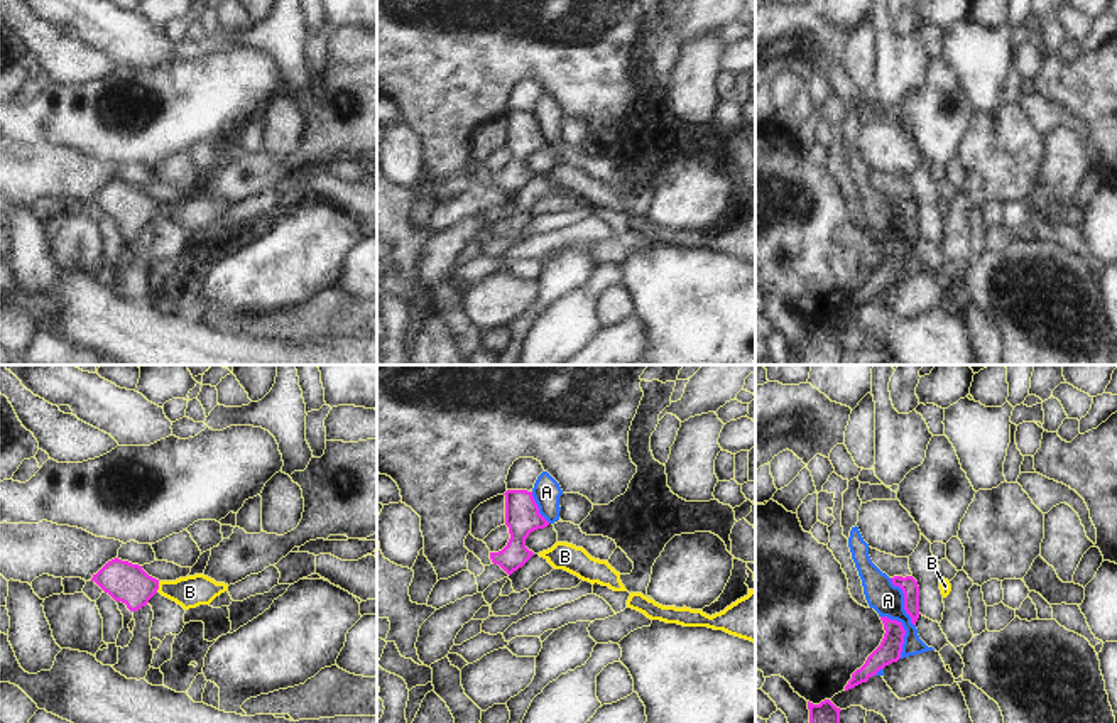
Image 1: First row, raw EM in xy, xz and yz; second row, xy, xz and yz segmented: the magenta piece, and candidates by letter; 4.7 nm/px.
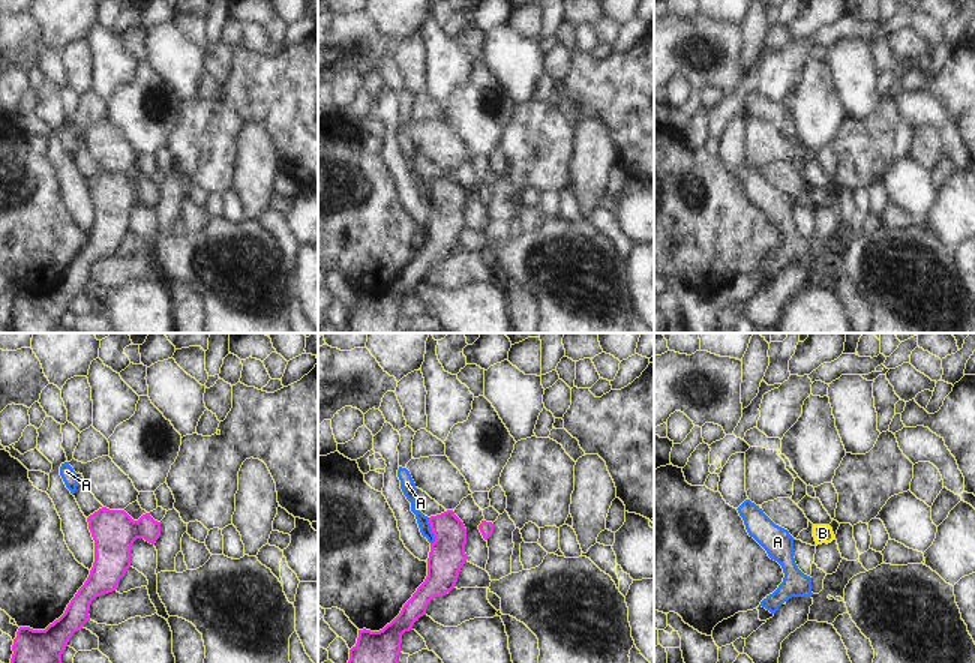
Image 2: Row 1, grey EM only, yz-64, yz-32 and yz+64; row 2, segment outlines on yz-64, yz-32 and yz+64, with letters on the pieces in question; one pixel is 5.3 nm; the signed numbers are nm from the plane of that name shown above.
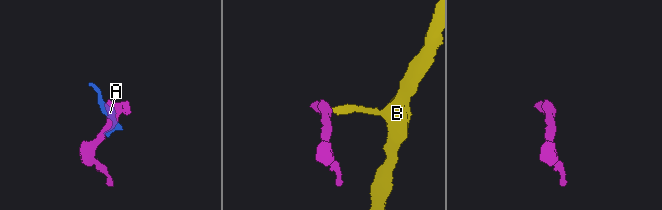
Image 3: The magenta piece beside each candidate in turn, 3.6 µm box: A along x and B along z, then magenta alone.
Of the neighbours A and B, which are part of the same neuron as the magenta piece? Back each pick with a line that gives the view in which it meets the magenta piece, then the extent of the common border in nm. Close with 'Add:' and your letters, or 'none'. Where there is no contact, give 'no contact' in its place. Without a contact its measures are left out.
B: contact in xy; length 50 nm
Add: B

